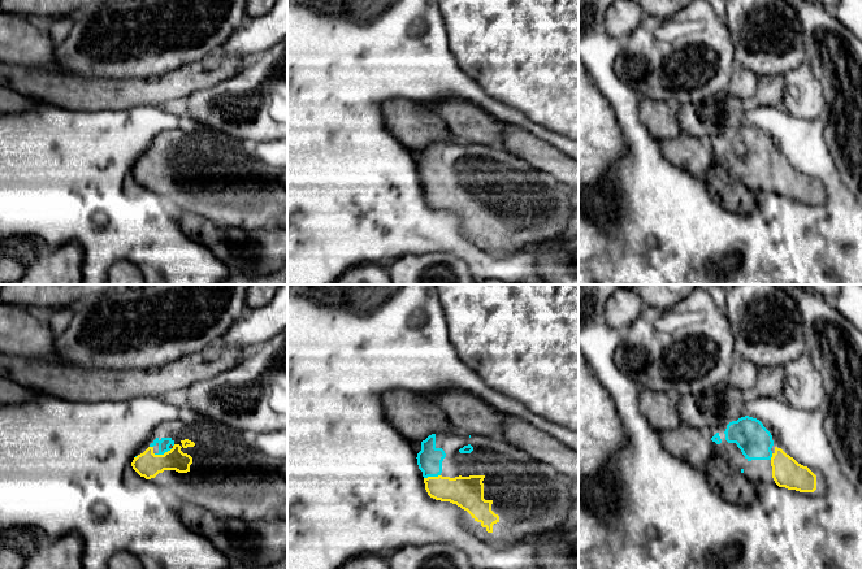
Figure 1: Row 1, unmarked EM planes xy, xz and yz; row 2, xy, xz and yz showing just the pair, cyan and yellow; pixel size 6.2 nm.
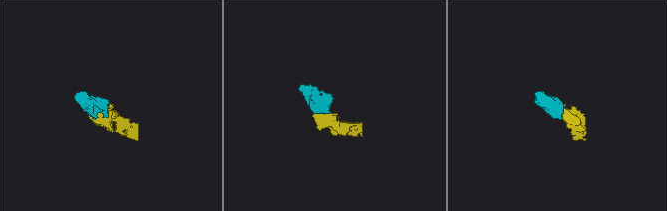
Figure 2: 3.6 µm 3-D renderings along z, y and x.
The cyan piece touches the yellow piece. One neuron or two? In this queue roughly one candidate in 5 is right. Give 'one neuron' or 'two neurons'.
one neuron

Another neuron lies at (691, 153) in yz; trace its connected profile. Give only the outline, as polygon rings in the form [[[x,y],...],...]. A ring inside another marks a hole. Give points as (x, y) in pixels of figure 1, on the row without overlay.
[[[684,131],[673,139],[659,140],[659,148],[667,161],[702,181],[716,161],[706,140]]]

